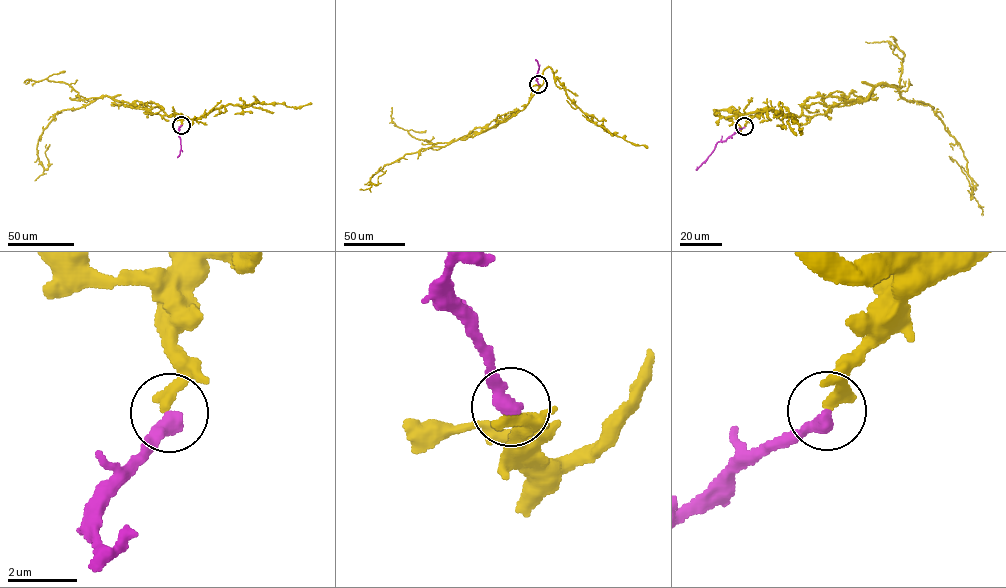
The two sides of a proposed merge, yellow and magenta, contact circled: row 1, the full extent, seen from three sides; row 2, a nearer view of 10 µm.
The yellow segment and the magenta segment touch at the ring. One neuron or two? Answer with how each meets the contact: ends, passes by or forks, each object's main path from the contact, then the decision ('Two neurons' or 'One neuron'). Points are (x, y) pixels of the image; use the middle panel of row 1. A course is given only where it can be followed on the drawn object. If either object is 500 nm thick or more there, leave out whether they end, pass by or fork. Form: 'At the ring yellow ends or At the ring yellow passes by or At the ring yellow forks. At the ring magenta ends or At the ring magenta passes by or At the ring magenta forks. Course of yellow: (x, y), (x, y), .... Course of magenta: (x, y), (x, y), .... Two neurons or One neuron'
At the ring yellow ends. At the ring magenta ends. Course of yellow: (538, 84), (529, 103), (506, 121), (444, 146), (408, 153), (386, 164), (370, 183), (378, 184), (383, 168). Course of magenta: (538, 84), (536, 74), (538, 66), (535, 60). Two neurons

